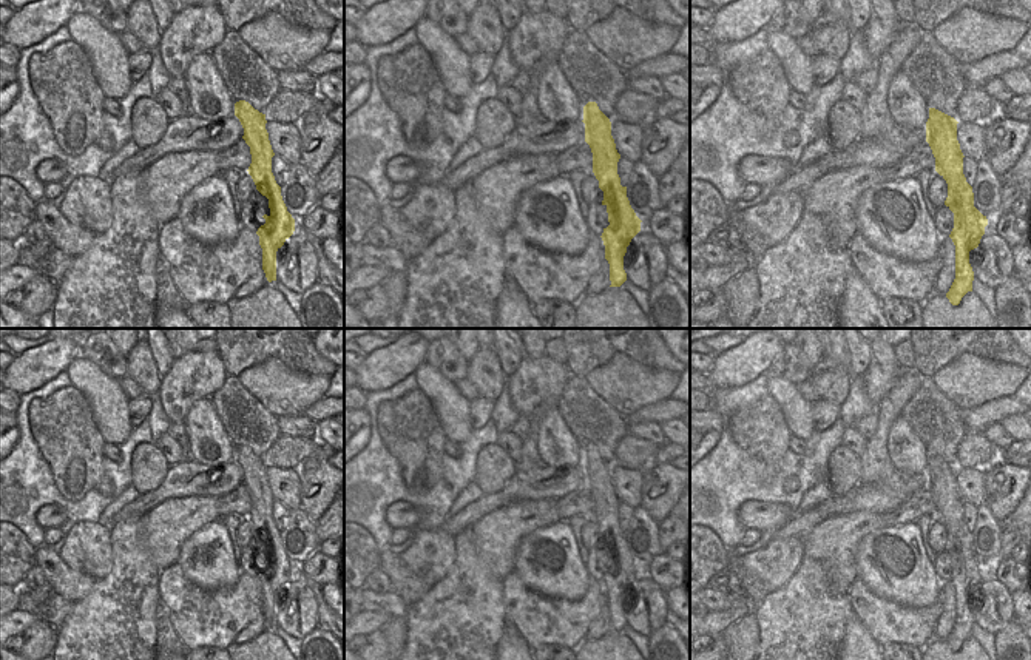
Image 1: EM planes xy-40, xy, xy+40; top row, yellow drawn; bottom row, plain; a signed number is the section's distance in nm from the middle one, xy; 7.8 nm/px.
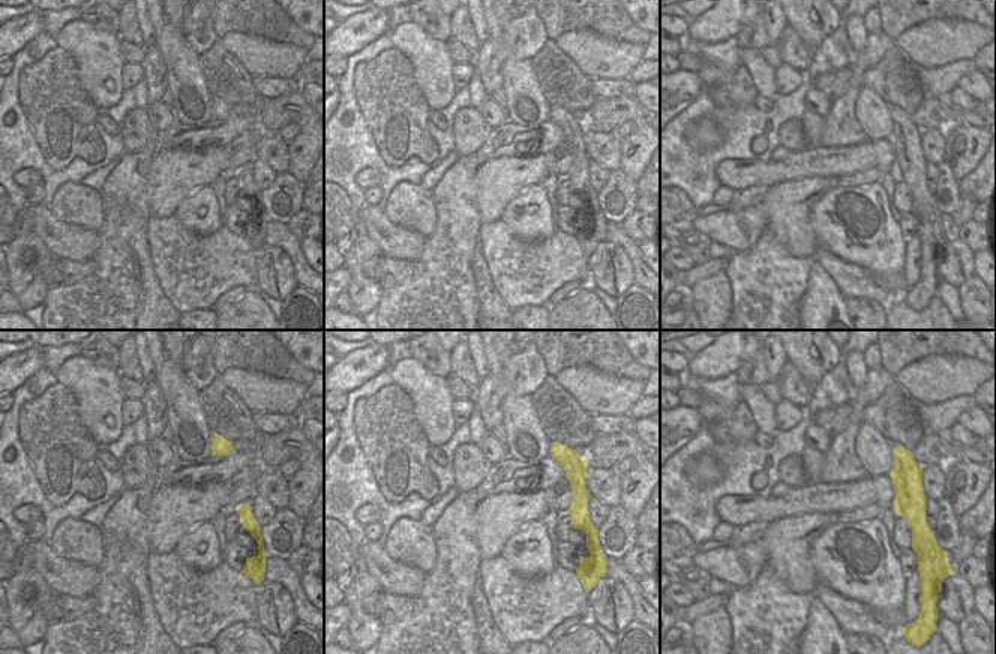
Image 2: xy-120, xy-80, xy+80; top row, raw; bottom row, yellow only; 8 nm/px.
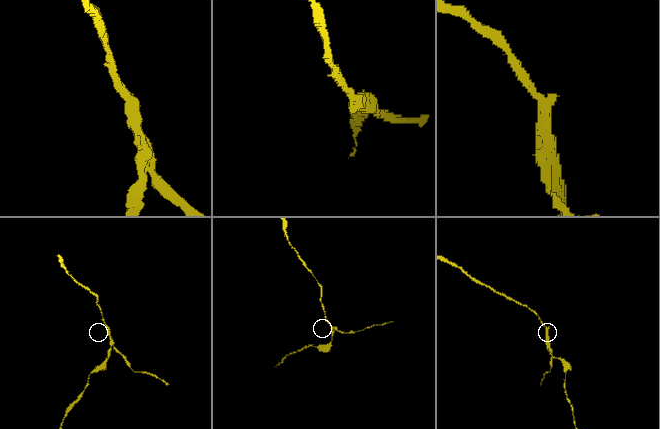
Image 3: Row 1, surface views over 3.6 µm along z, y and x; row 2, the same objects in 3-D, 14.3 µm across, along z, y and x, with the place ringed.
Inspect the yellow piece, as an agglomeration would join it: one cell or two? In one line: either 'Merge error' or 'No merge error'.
Merge error

